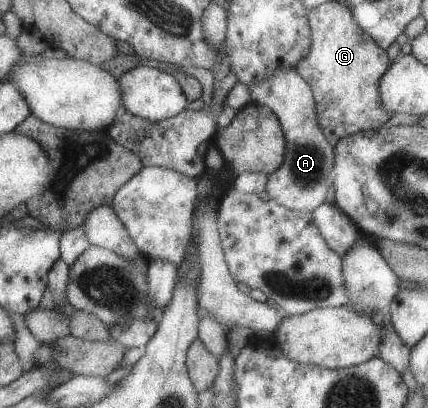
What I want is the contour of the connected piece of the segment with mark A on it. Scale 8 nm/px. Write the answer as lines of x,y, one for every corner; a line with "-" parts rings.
286,69
285,71
277,70
270,77
248,88
255,103
268,106
278,117
286,139
286,152
283,163
273,173
267,175
268,182
265,189
269,194
269,200
289,209
312,212
325,202
328,188
333,185
335,147
328,142
322,127
319,125
315,95
311,86
298,74
296,69

